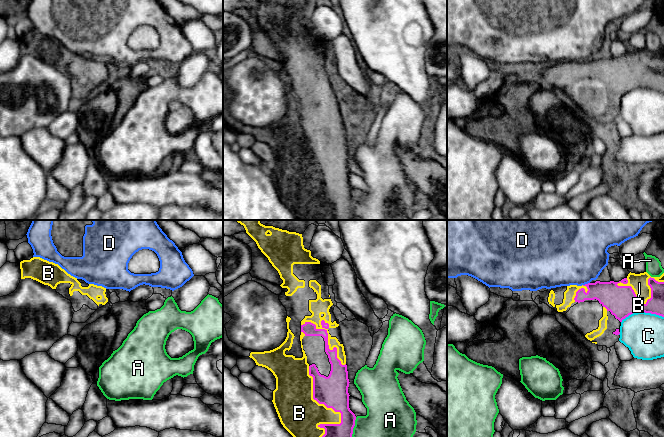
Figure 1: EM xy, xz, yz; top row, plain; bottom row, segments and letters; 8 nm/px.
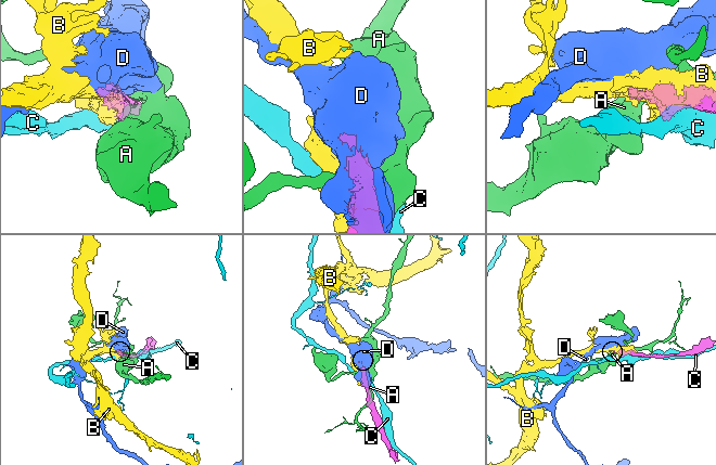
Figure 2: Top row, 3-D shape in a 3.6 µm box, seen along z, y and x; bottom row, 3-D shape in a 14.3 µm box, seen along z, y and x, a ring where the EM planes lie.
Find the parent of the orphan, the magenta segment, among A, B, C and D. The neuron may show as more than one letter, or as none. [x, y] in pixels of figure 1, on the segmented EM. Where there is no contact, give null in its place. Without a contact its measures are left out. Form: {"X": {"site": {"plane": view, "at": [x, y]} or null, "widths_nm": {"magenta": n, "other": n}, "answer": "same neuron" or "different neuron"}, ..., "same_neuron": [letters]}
{"A": {"site": {"plane": "xz", "at": [353, 427]}, "widths_nm": {"magenta": 170, "other": 280}, "answer": "different neuron"}, "B": {"site": {"plane": "xz", "at": [332, 408]}, "widths_nm": {"magenta": 260, "other": 300}, "answer": "same neuron"}, "C": {"site": {"plane": "yz", "at": [641, 311]}, "widths_nm": {"magenta": 240, "other": 340}, "answer": "different neuron"}, "D": {"site": {"plane": "yz", "at": [586, 284]}, "widths_nm": {"magenta": 200, "other": 480}, "answer": "different neuron"}, "same_neuron": ["B"]}

